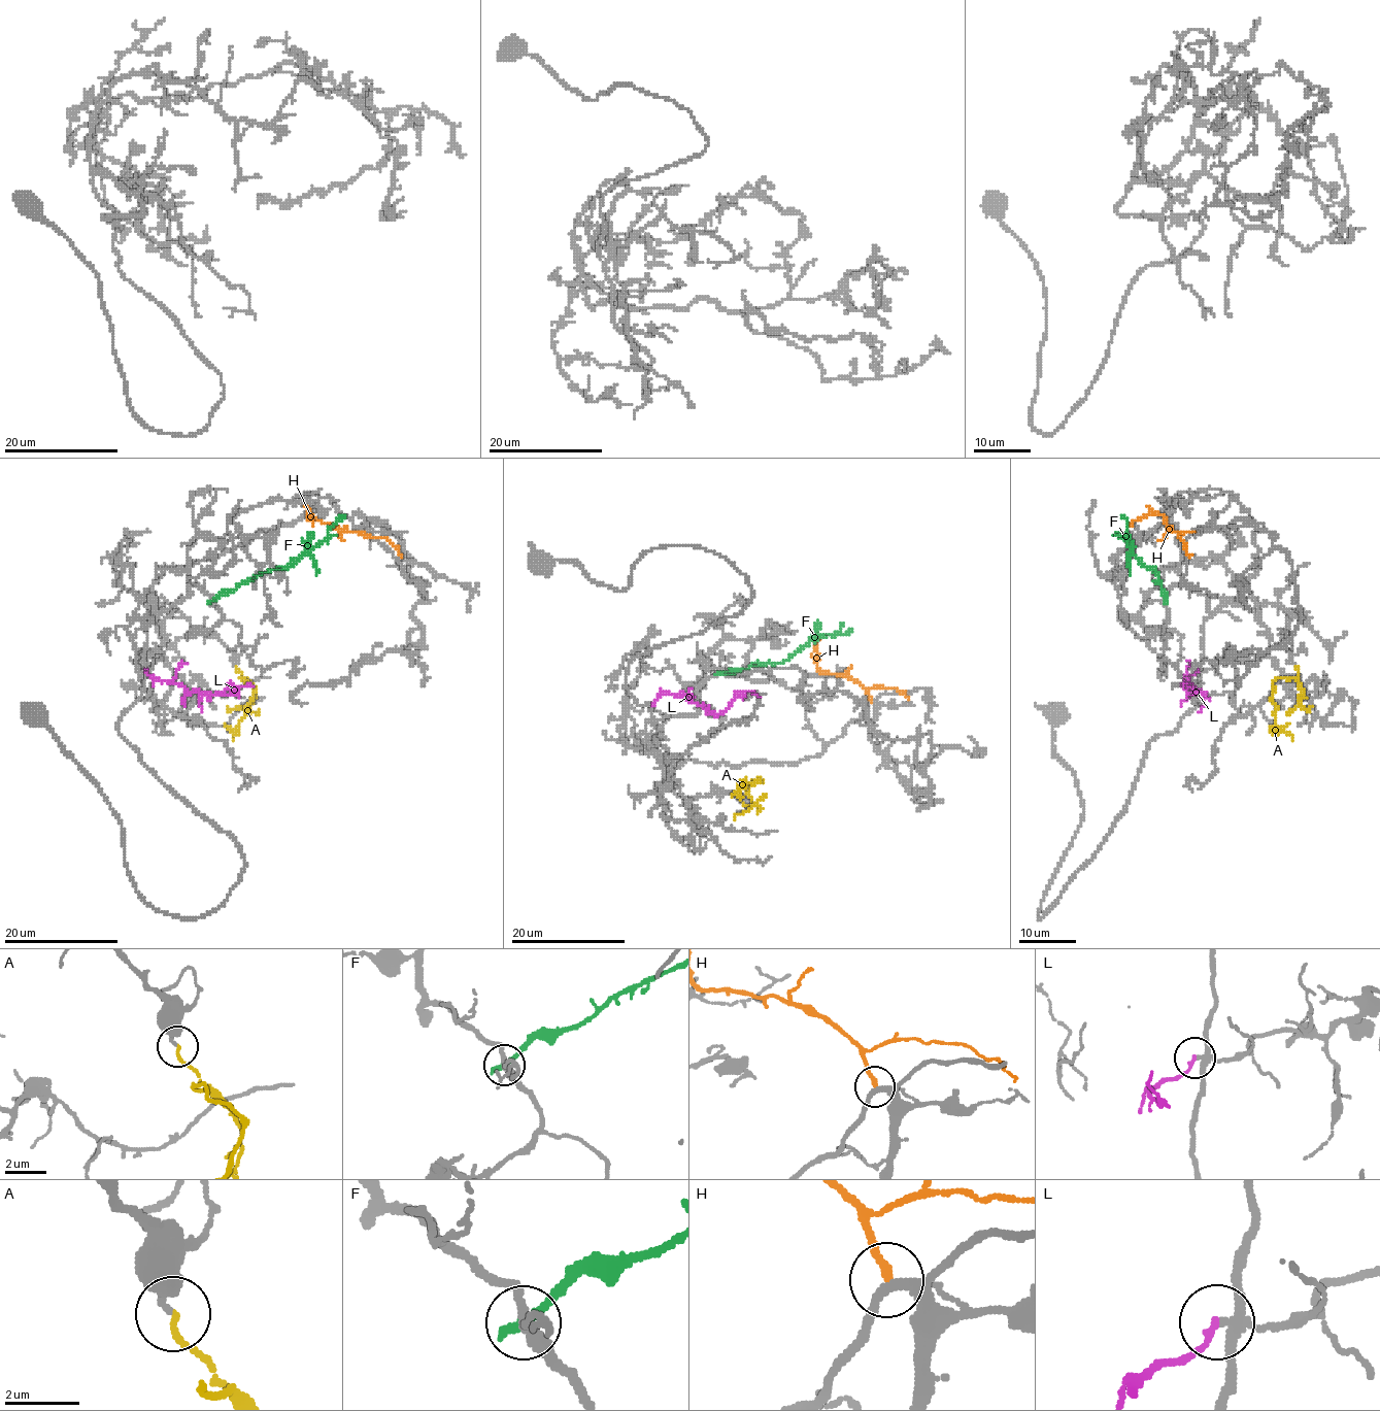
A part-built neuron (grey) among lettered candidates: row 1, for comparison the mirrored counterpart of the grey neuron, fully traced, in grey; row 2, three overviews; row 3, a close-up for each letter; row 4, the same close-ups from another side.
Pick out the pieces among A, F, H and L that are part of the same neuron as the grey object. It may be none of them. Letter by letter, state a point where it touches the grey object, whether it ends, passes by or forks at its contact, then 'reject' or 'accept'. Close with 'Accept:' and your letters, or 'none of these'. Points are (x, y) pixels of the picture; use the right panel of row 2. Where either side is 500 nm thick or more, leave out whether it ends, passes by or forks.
A: meets grey at (1296, 666); it ends there; accept
F: meets grey at (1166, 601); it ends there; reject
H: meets grey at (1192, 532); it ends there; reject
L: meets grey at (1198, 669); it ends there; accept
Accept: A, L

